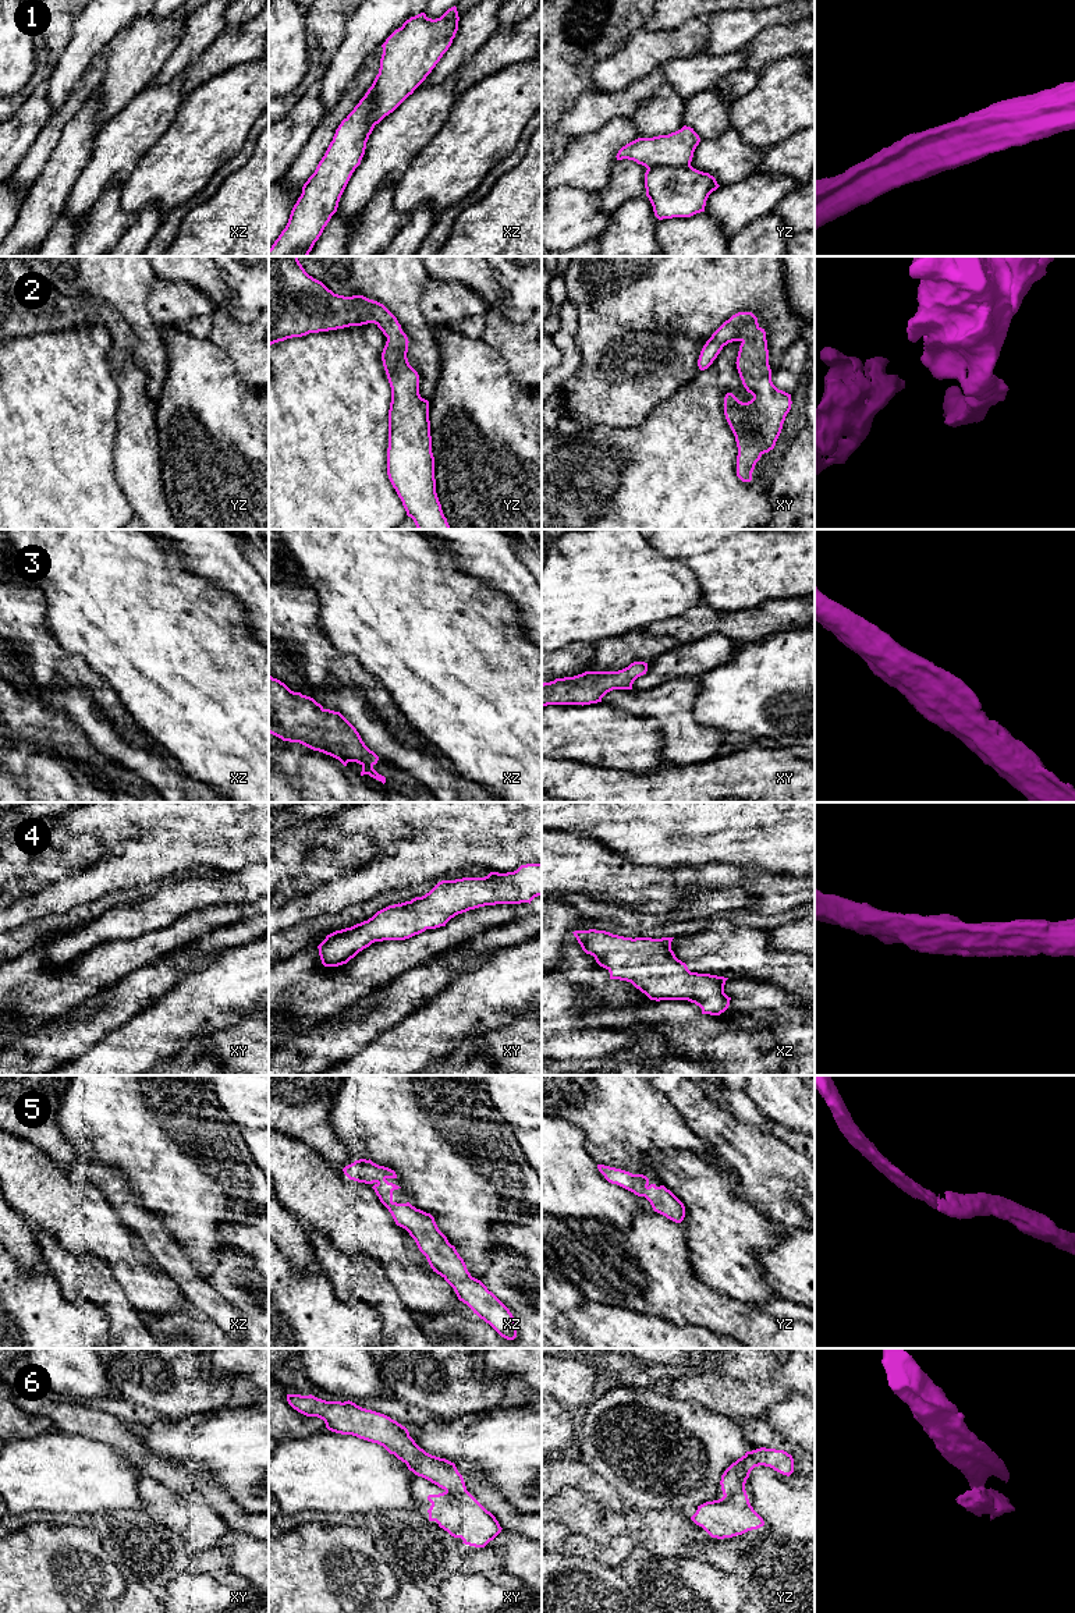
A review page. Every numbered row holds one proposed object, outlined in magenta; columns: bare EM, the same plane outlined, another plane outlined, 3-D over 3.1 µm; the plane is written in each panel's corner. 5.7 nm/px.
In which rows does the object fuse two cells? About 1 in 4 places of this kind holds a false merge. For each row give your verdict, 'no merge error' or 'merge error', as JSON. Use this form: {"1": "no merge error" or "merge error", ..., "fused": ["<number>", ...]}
{"1": "merge error", "2": "no merge error", "3": "no merge error", "4": "no merge error", "5": "no merge error", "6": "merge error", "fused": ["1", "6"]}

